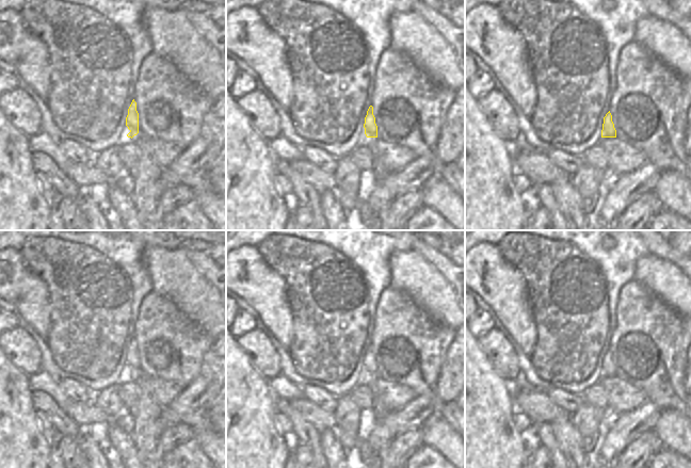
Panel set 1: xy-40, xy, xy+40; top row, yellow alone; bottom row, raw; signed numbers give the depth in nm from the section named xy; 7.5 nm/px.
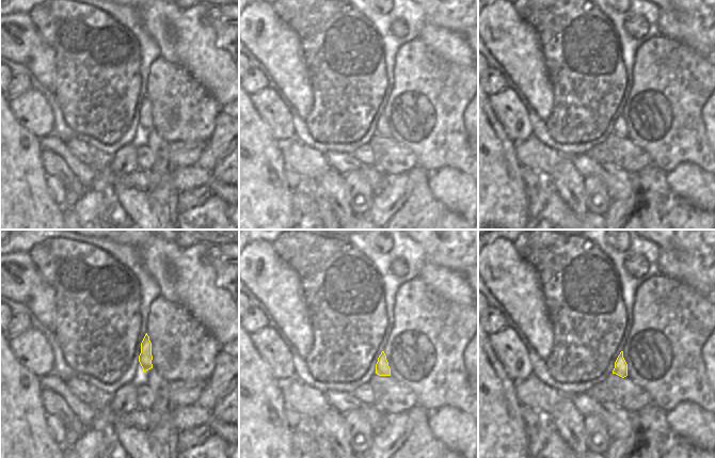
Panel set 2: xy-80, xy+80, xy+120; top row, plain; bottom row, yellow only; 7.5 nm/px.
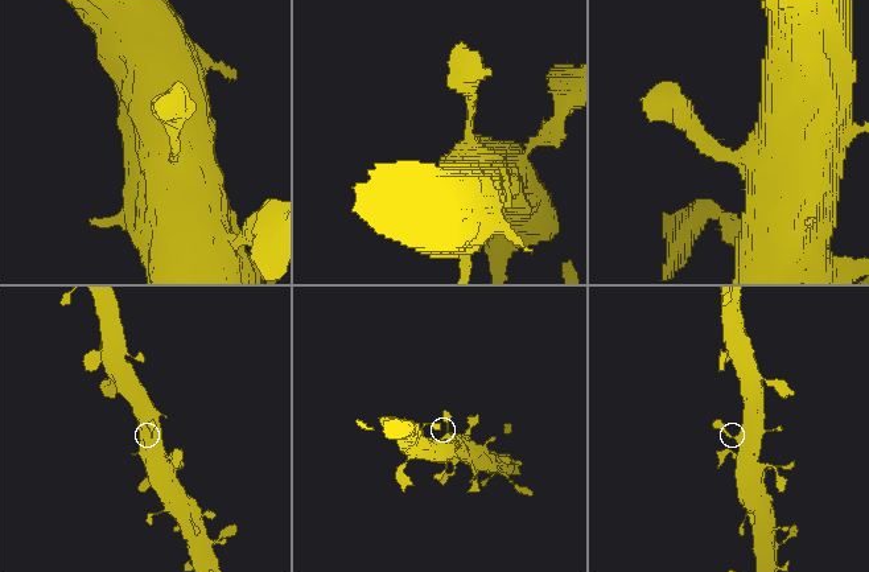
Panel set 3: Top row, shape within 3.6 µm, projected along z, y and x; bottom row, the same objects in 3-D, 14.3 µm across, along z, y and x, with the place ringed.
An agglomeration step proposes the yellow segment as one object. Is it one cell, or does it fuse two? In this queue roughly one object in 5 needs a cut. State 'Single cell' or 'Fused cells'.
Single cell

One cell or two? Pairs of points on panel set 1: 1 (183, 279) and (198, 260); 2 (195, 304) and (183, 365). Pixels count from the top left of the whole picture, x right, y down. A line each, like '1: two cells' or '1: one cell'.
1: two cells
2: two cells

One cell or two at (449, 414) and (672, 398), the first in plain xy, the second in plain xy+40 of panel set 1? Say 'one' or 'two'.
one

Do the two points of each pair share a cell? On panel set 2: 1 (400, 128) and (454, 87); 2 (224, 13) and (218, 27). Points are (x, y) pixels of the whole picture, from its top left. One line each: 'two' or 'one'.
1: one
2: two

